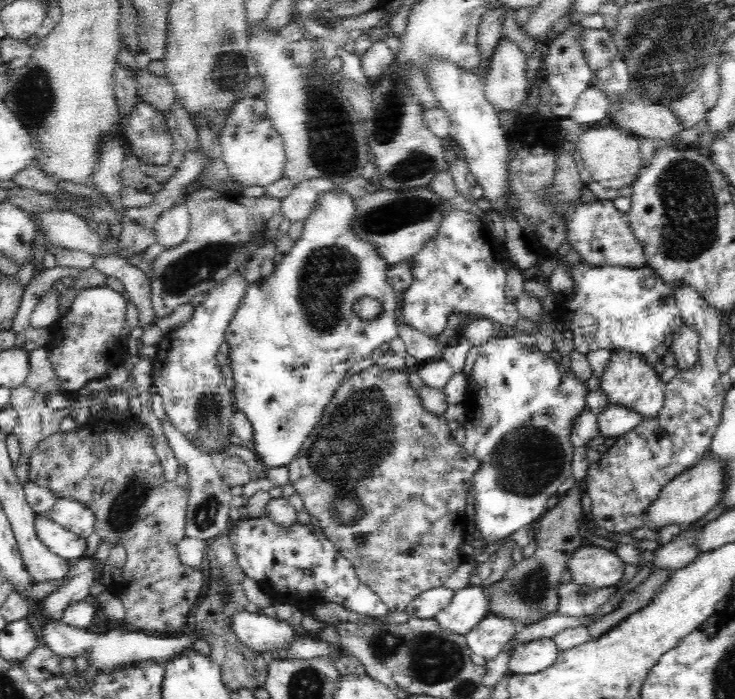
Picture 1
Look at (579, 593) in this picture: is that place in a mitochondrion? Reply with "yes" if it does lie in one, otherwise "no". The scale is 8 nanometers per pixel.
yes

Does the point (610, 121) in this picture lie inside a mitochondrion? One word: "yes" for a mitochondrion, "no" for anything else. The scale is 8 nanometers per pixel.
no

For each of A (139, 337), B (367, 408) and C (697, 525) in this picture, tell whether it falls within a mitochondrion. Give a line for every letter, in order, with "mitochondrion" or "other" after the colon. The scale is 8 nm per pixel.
A: other
B: mitochondrion
C: other

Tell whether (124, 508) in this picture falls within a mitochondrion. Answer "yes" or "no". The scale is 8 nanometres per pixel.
yes

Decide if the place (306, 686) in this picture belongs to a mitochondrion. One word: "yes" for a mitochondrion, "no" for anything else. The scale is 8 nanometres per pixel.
yes

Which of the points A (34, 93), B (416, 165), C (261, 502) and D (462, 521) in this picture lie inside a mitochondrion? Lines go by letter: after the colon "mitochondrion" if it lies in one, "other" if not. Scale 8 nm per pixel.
A: mitochondrion
B: mitochondrion
C: other
D: other

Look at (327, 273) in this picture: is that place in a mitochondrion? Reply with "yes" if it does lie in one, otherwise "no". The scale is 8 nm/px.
yes

